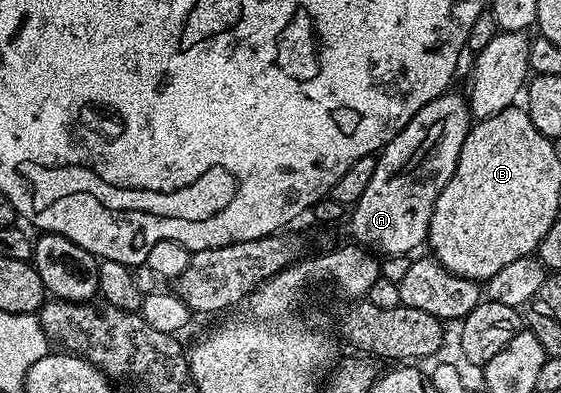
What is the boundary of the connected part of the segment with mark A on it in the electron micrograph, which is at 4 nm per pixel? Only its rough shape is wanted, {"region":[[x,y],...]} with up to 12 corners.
{"region":[[446,91],[380,150],[349,233],[381,255],[426,244],[471,128]]}

